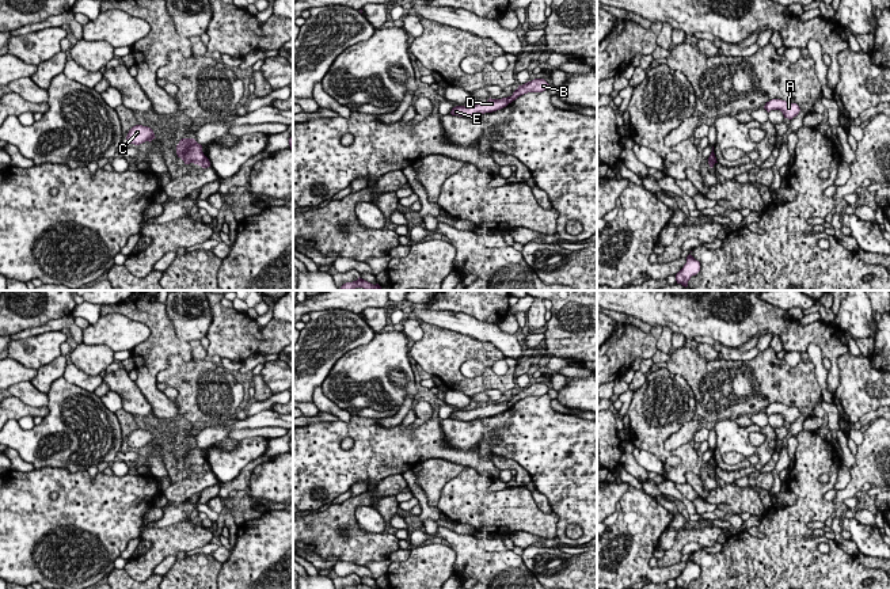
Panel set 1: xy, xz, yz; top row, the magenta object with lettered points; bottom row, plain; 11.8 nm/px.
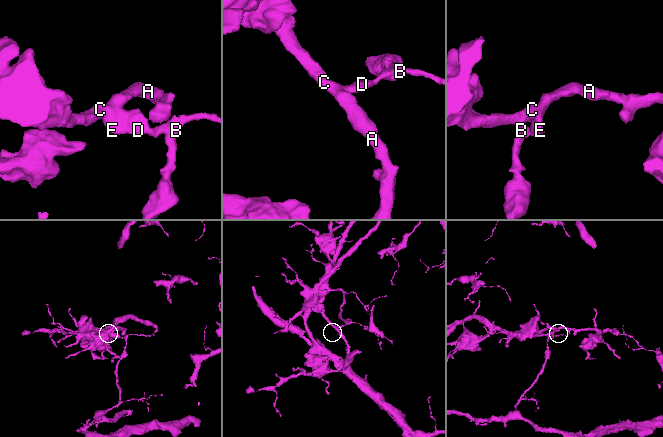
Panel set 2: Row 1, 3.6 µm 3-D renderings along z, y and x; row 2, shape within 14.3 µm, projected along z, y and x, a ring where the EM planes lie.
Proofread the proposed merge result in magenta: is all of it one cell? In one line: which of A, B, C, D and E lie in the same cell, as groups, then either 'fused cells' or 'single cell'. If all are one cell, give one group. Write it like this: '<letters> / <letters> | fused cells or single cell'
A C D E / B | fused cells

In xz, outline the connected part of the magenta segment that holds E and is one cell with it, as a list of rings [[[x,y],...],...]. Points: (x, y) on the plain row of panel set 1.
[[[506,402],[502,403],[488,403],[487,406],[479,406],[478,408],[473,410],[456,410],[452,413],[450,418],[452,419],[459,419],[459,421],[472,421],[478,418],[484,418],[484,417],[492,417],[497,414],[501,414],[506,411],[509,407]]]

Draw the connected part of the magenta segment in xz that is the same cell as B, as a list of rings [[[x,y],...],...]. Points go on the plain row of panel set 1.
[[[535,383],[532,385],[528,385],[522,390],[518,390],[518,392],[513,396],[511,400],[507,400],[506,404],[507,407],[511,407],[516,404],[518,400],[528,398],[528,396],[543,396],[548,394],[548,387],[544,383]]]

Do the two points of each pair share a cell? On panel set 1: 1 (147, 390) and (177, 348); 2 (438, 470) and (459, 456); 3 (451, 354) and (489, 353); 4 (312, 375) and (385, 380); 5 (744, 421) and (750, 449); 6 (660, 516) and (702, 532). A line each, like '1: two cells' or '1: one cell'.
1: one cell
2: two cells
3: one cell
4: two cells
5: two cells
6: two cells

